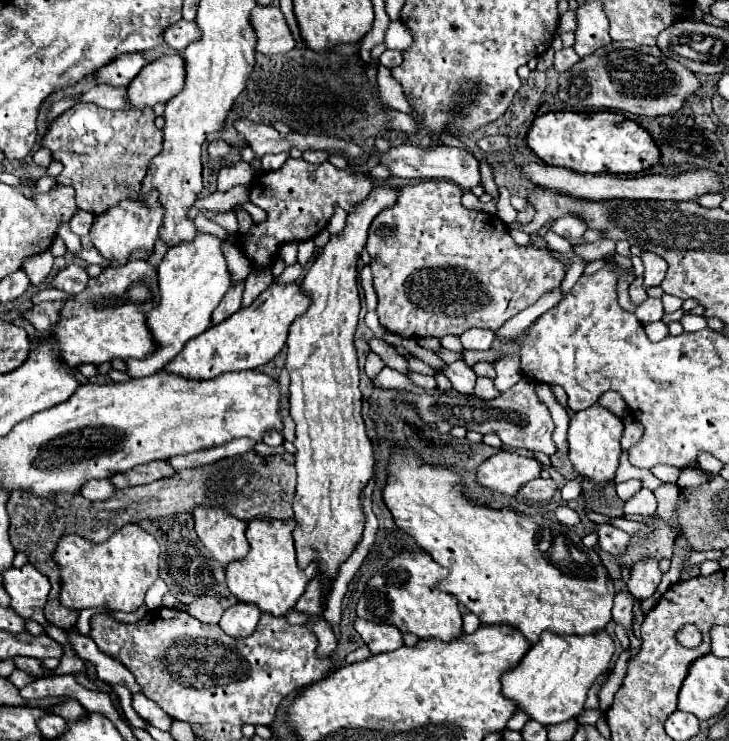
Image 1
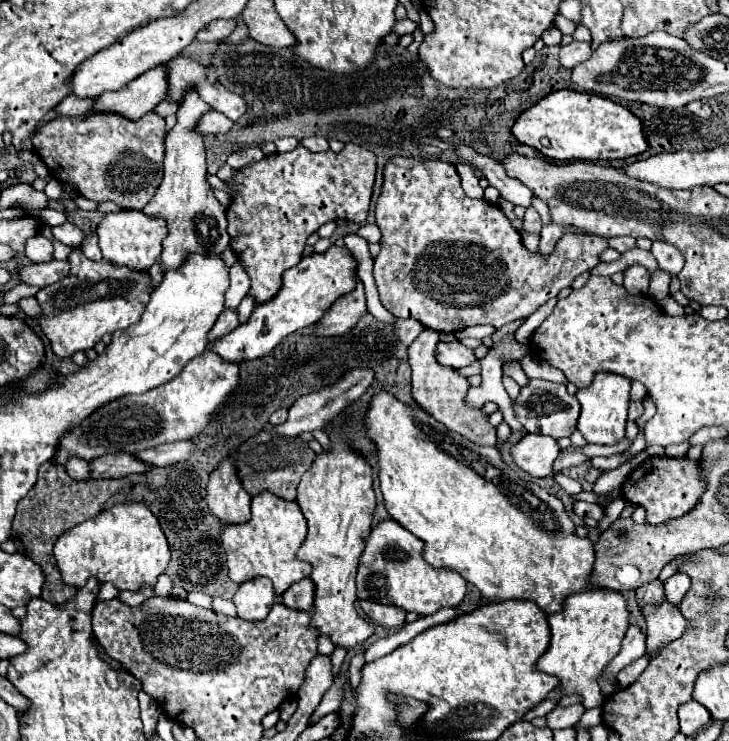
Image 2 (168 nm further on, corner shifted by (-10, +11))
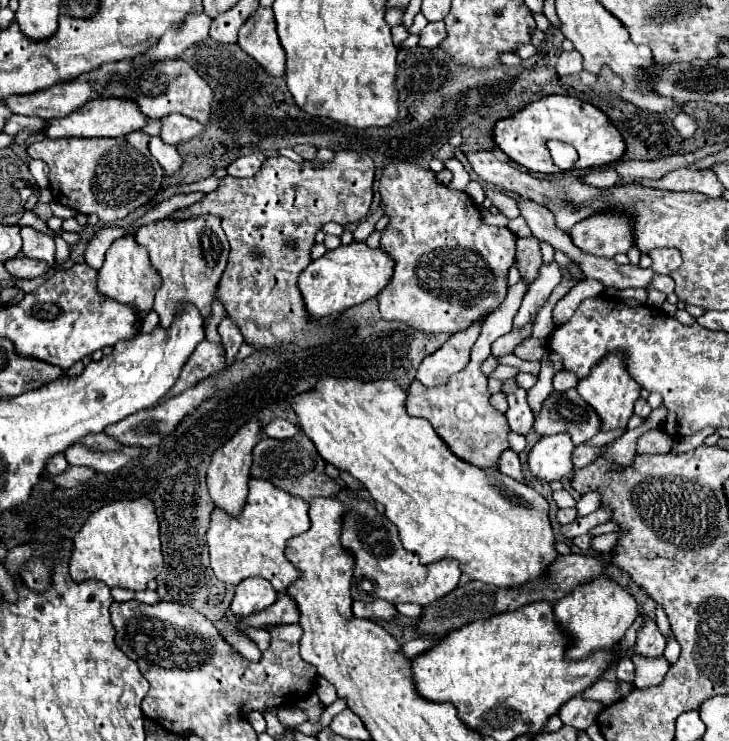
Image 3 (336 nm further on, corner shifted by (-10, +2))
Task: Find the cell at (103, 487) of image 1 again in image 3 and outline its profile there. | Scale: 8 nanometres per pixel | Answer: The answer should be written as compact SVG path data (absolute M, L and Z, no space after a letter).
M54 454L52 458L48 458L48 464L46 464L48 474L62 474L66 468L68 468L68 462L64 454Z

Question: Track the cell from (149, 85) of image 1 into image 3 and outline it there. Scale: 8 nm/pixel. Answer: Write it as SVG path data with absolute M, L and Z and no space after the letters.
M94 98L86 102L80 110L76 110L76 114L48 120L42 132L48 138L64 138L64 136L106 138L106 136L126 136L134 130L140 130L142 126L146 126L146 118L144 114L140 114L140 110L136 110L136 106L132 106L132 102L120 100L120 98Z

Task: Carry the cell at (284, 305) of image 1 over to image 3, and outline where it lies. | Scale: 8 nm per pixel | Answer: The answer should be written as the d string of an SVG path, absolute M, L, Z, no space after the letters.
M352 240L348 246L338 246L326 252L322 258L312 260L312 264L300 274L300 292L306 310L316 320L326 320L342 314L344 310L378 296L378 292L390 282L394 274L394 260L382 248L370 248L366 242Z

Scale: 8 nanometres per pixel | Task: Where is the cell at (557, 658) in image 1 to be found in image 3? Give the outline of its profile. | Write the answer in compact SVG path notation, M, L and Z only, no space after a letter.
M598 576L590 582L576 586L568 596L554 604L556 622L572 636L572 646L568 648L570 658L586 658L594 650L614 646L624 638L624 632L630 628L638 616L638 604L628 588L618 584L614 578Z

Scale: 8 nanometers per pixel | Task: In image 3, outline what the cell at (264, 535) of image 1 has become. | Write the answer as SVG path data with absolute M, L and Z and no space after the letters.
M250 478L248 498L238 516L224 514L222 508L214 508L206 540L210 546L210 566L214 576L226 584L238 584L250 576L266 578L274 590L284 592L300 572L286 560L284 548L288 538L310 528L308 502L296 498L284 490L278 490L272 482Z

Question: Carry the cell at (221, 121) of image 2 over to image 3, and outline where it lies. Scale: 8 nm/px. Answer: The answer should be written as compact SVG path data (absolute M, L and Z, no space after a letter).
M170 114L170 116L164 116L160 118L162 122L162 128L160 128L160 138L166 142L166 144L180 144L184 140L190 140L194 138L196 134L200 134L200 128L202 124L192 120L192 118L184 118L182 114Z

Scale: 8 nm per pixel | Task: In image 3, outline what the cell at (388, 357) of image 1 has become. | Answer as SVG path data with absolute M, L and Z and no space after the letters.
M520 280L518 284L514 284L504 302L486 318L480 338L476 340L472 354L470 354L470 362L468 366L454 374L448 384L444 386L436 386L436 388L424 388L420 386L420 382L412 382L412 388L408 388L408 414L410 416L420 416L426 418L432 428L436 430L436 434L446 442L446 446L464 462L470 462L482 470L488 468L498 468L498 458L504 450L510 448L508 442L508 422L506 416L502 412L498 412L492 404L490 404L490 392L488 392L488 378L482 374L480 366L482 362L490 356L490 344L512 330L512 320L516 316L516 310L520 308L520 302L524 298L526 286L524 280Z

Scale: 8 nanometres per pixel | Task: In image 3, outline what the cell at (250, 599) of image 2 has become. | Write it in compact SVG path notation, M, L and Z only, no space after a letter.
M246 578L236 586L234 600L230 604L230 612L236 616L250 616L260 610L266 610L272 602L276 602L278 594L264 578Z

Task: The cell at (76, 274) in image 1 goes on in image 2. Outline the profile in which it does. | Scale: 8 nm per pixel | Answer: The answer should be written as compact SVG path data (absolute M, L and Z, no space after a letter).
M52 259L52 261L44 263L44 265L28 265L28 267L22 267L18 273L20 273L20 281L22 283L46 287L46 285L52 285L52 283L62 281L64 277L68 277L70 263L68 261Z

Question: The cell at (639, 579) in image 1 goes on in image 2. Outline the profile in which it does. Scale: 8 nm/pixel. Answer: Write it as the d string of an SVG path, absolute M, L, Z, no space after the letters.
M654 579L650 583L644 583L642 587L636 589L636 599L638 605L642 607L644 603L648 605L648 601L660 601L660 597L664 597L664 585L660 579Z

